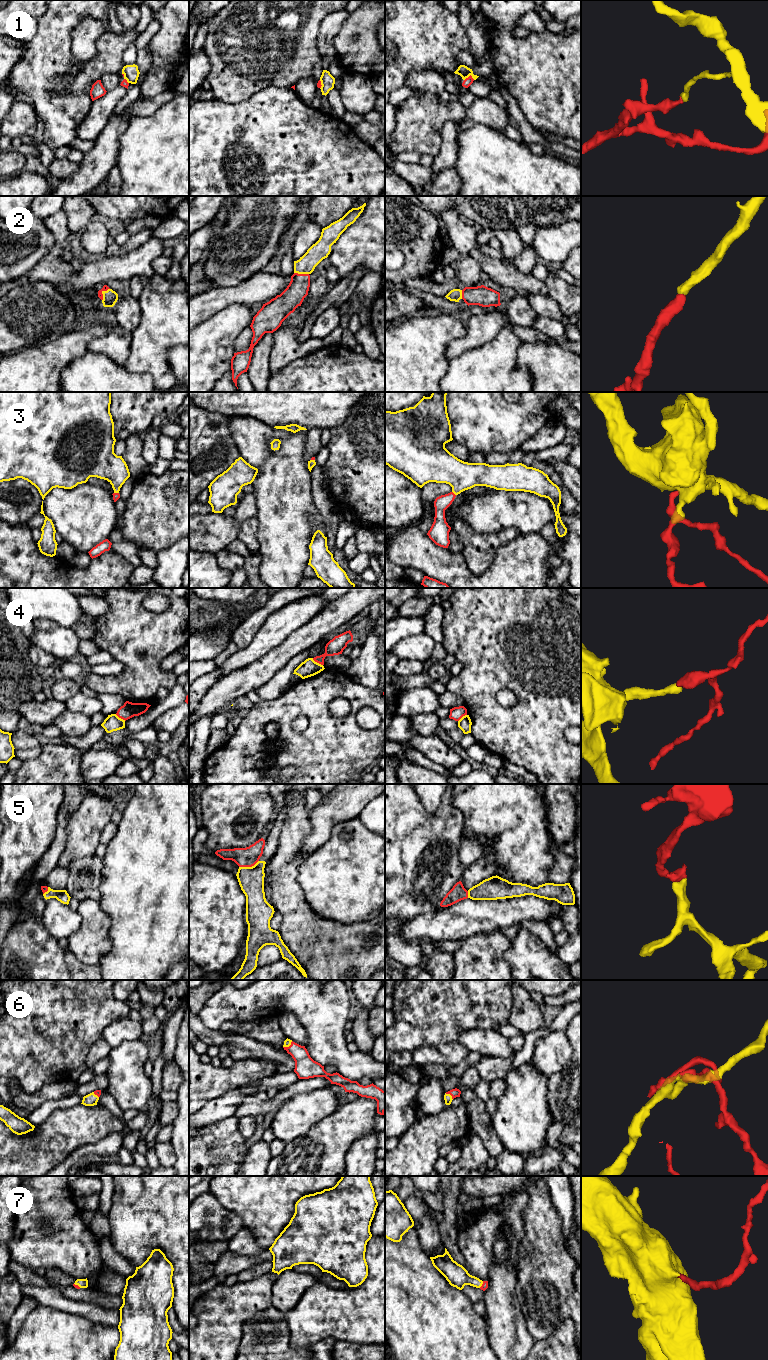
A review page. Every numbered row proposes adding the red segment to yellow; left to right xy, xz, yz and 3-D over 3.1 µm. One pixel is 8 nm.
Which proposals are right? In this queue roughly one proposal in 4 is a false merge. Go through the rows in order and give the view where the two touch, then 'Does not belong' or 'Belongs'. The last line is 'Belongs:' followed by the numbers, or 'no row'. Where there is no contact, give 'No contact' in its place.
1: Touches yellow in yz. Does not belong
2: Touches yellow in xy. Belongs
3: Touches yellow in yz. Belongs
4: Touches yellow in xz. Does not belong
5: Touches yellow in xz. Belongs
6: Touches yellow in yz. Belongs
7: Touches yellow in yz. Belongs
Belongs: 2, 3, 5, 6, 7

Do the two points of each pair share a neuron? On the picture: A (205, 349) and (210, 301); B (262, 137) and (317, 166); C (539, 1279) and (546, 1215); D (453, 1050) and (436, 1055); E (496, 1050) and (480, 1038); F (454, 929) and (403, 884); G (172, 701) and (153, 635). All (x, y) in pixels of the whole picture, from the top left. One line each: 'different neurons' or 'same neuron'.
A: different neurons
B: same neuron
C: same neuron
D: same neuron
E: same neuron
F: different neurons
G: different neurons

